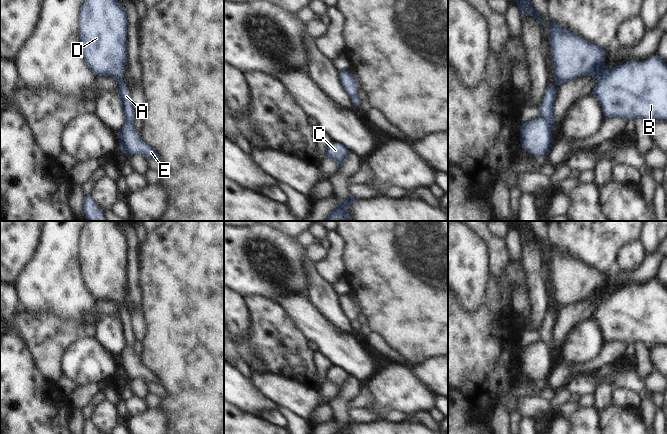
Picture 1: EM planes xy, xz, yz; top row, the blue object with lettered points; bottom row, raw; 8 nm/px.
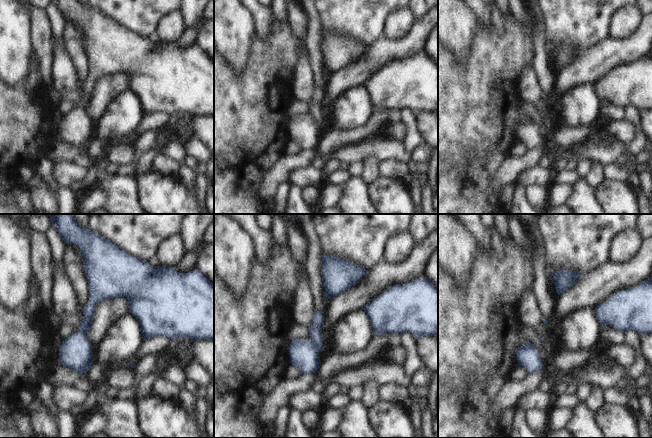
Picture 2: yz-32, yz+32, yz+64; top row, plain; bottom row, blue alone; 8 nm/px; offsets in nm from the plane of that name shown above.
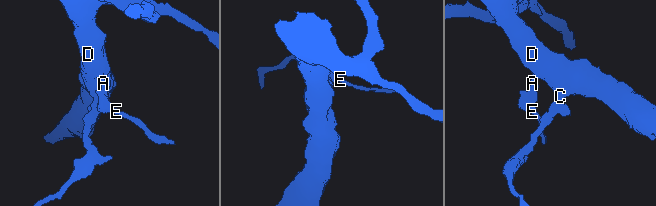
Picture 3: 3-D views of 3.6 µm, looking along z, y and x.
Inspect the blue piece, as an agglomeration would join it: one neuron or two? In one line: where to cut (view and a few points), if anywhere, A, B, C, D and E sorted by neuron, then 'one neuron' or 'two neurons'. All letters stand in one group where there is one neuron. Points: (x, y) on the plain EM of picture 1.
cut in yz along (542, 340), (551, 353); A B C D / E; two neurons

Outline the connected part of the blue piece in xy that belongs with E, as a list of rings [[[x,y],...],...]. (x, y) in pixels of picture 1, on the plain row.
[[[125,346],[117,357],[120,369],[120,375],[127,380],[142,378],[146,383],[152,382],[162,385],[159,378],[148,370],[141,362],[141,359],[134,354],[133,348]]]

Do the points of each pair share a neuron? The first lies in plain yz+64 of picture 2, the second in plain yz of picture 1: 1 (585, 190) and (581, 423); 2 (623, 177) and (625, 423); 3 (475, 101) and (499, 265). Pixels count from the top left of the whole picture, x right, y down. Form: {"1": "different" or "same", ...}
{"1": "same", "2": "different", "3": "different"}

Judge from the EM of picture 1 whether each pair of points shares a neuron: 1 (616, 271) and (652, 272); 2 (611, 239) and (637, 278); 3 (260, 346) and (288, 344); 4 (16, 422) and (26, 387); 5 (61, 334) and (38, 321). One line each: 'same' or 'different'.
1: same
2: different
3: same
4: same
5: same

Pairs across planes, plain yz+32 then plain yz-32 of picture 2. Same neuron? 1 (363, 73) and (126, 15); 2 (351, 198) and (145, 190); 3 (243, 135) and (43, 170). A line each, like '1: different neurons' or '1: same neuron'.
1: different neurons
2: different neurons
3: different neurons

